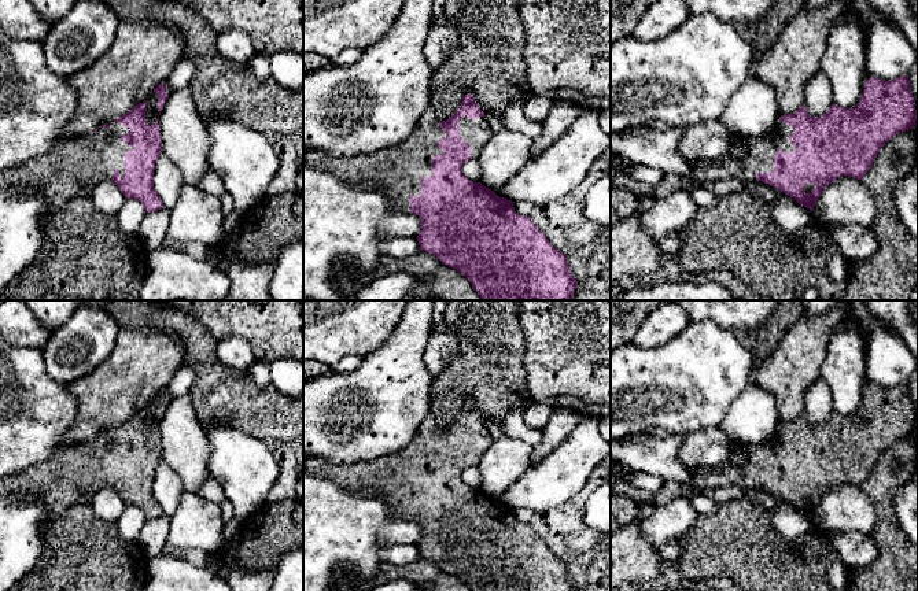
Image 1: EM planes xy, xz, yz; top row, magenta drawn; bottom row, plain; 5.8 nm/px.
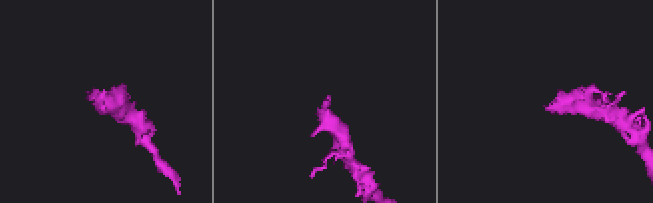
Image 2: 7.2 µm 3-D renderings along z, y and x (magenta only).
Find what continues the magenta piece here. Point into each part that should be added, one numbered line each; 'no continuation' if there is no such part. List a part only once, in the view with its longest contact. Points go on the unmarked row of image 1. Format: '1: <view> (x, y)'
1: xz (397, 477)

